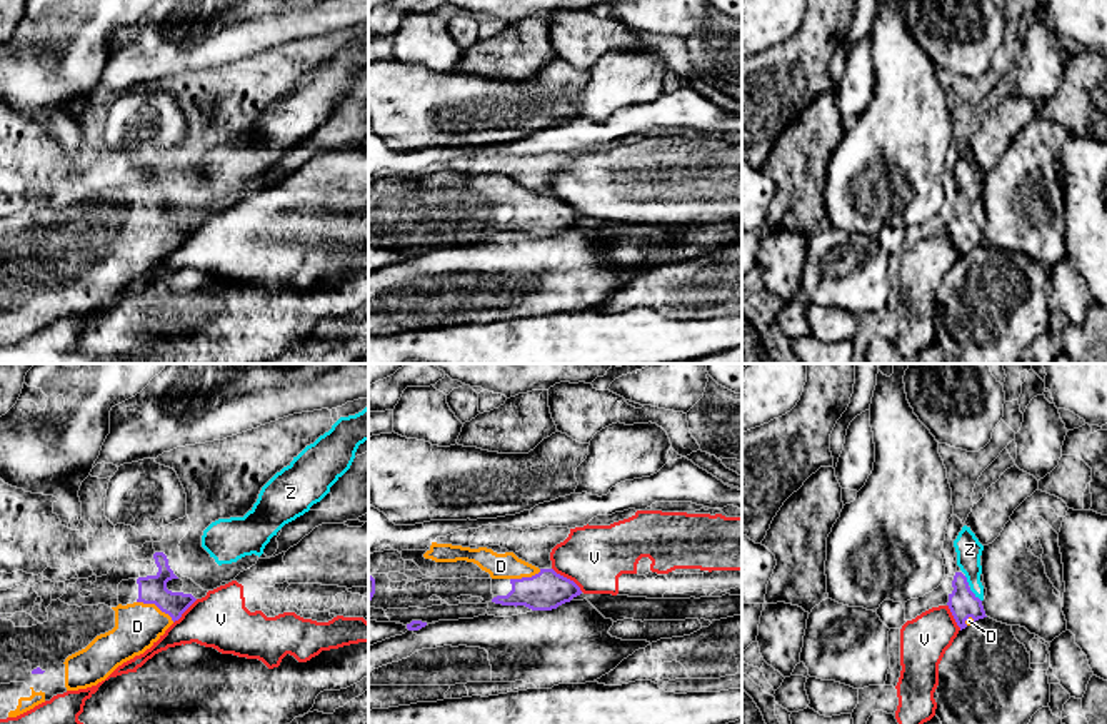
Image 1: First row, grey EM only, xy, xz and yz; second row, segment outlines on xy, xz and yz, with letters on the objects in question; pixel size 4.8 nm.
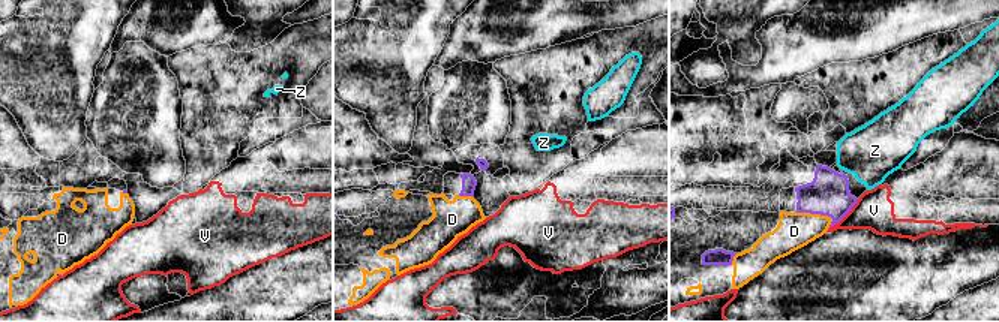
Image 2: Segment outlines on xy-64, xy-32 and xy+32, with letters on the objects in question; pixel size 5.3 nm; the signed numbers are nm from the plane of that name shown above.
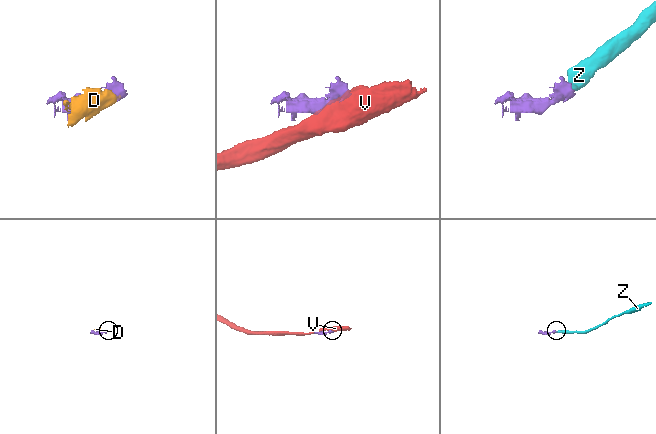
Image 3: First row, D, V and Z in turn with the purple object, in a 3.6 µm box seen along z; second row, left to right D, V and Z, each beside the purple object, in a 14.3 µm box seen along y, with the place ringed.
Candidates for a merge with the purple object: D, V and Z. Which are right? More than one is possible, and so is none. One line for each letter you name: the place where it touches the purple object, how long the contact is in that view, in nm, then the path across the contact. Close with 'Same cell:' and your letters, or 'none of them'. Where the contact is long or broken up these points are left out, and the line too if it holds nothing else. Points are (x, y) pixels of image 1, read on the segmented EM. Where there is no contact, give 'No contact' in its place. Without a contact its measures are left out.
D: Touches purple at xy (155, 604). Shared border 200 nm
Z: Touches purple at yz (974, 594). Shared border 90 nm. Path across: yz (962, 603), (974, 594), (969, 549)
Same cell: D, Z

